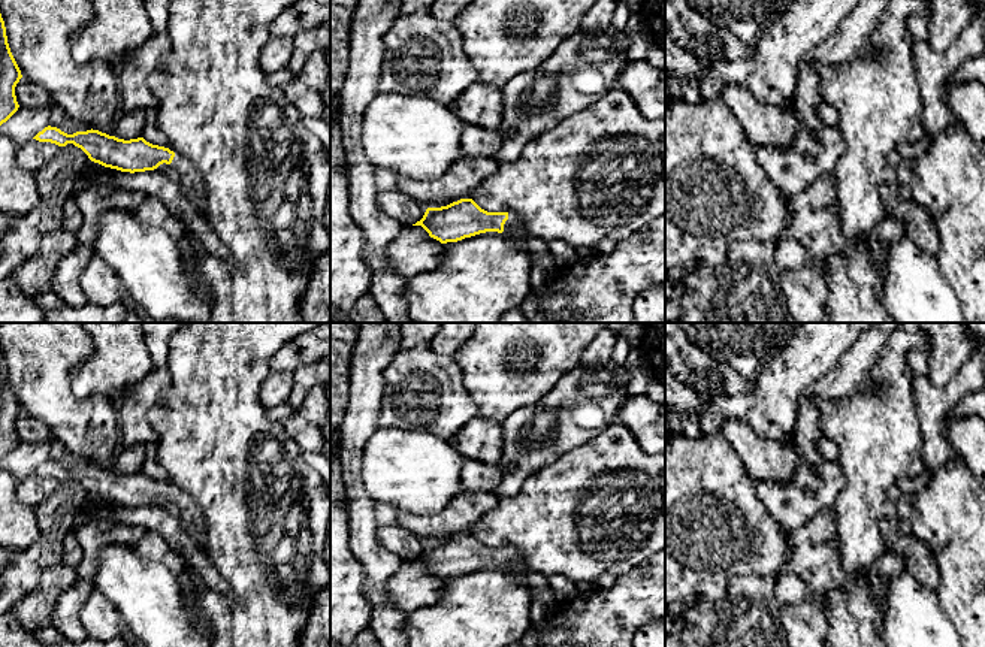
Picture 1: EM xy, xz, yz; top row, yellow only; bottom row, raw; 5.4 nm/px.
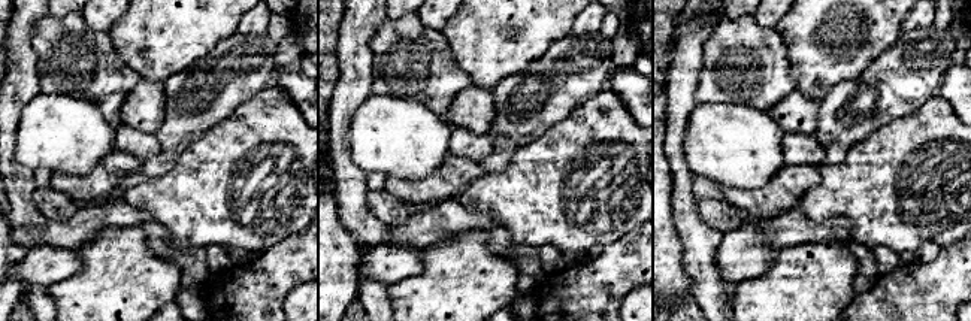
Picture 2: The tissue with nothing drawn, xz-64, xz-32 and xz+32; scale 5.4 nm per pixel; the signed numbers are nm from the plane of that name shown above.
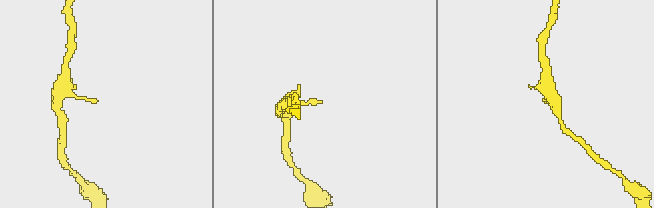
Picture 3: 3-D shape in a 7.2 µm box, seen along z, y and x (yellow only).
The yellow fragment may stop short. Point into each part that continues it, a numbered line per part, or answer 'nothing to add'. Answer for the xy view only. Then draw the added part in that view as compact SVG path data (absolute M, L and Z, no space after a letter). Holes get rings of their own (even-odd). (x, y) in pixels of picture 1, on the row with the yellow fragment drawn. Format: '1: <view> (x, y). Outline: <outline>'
1: xy (189, 180). Outline: M175 154L172 163L172 167L175 167L179 172L178 184L181 187L181 191L200 209L202 212L202 194L200 194L200 187L202 181L199 178L199 173L194 167L194 164Z

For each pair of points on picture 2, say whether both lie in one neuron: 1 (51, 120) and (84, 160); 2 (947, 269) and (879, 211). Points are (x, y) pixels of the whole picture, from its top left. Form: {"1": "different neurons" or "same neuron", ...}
{"1": "same neuron", "2": "different neurons"}

